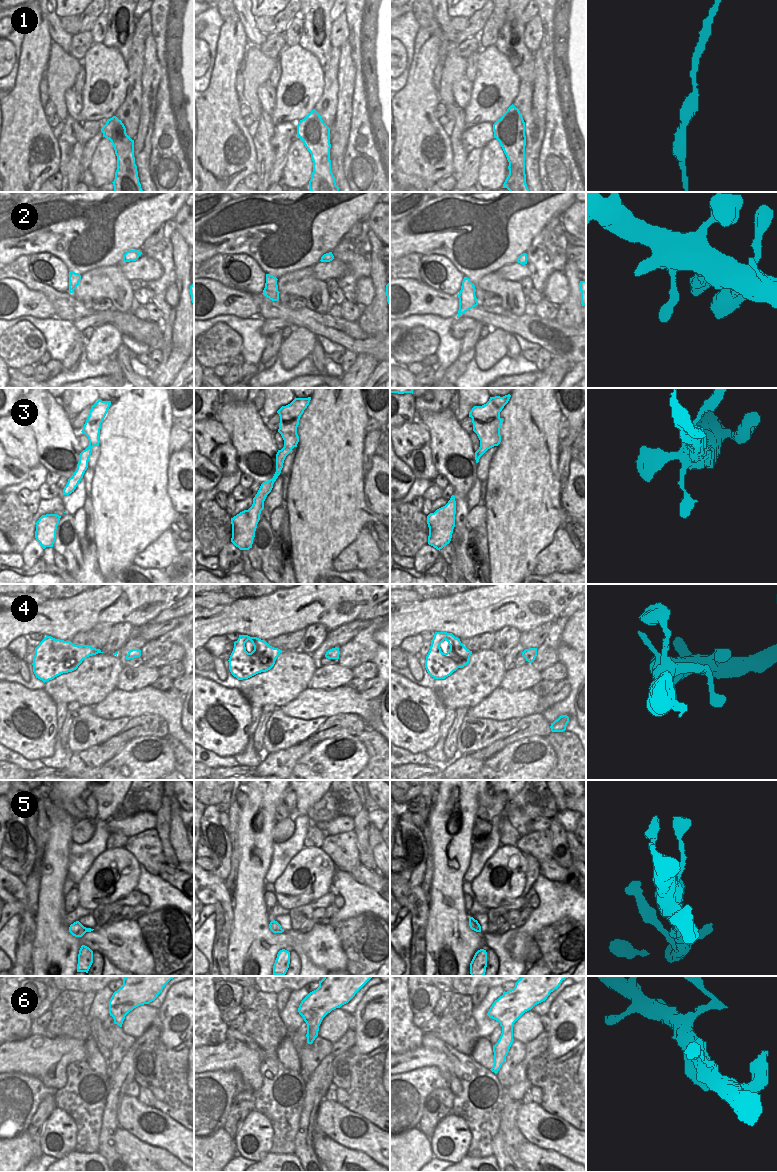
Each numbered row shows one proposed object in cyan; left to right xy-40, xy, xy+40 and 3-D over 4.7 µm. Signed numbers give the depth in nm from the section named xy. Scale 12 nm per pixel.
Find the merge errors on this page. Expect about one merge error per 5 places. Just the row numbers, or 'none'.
none

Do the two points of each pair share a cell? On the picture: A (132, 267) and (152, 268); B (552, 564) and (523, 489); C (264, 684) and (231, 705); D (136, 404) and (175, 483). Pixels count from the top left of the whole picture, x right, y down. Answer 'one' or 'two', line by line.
A: one
B: two
C: two
D: two

